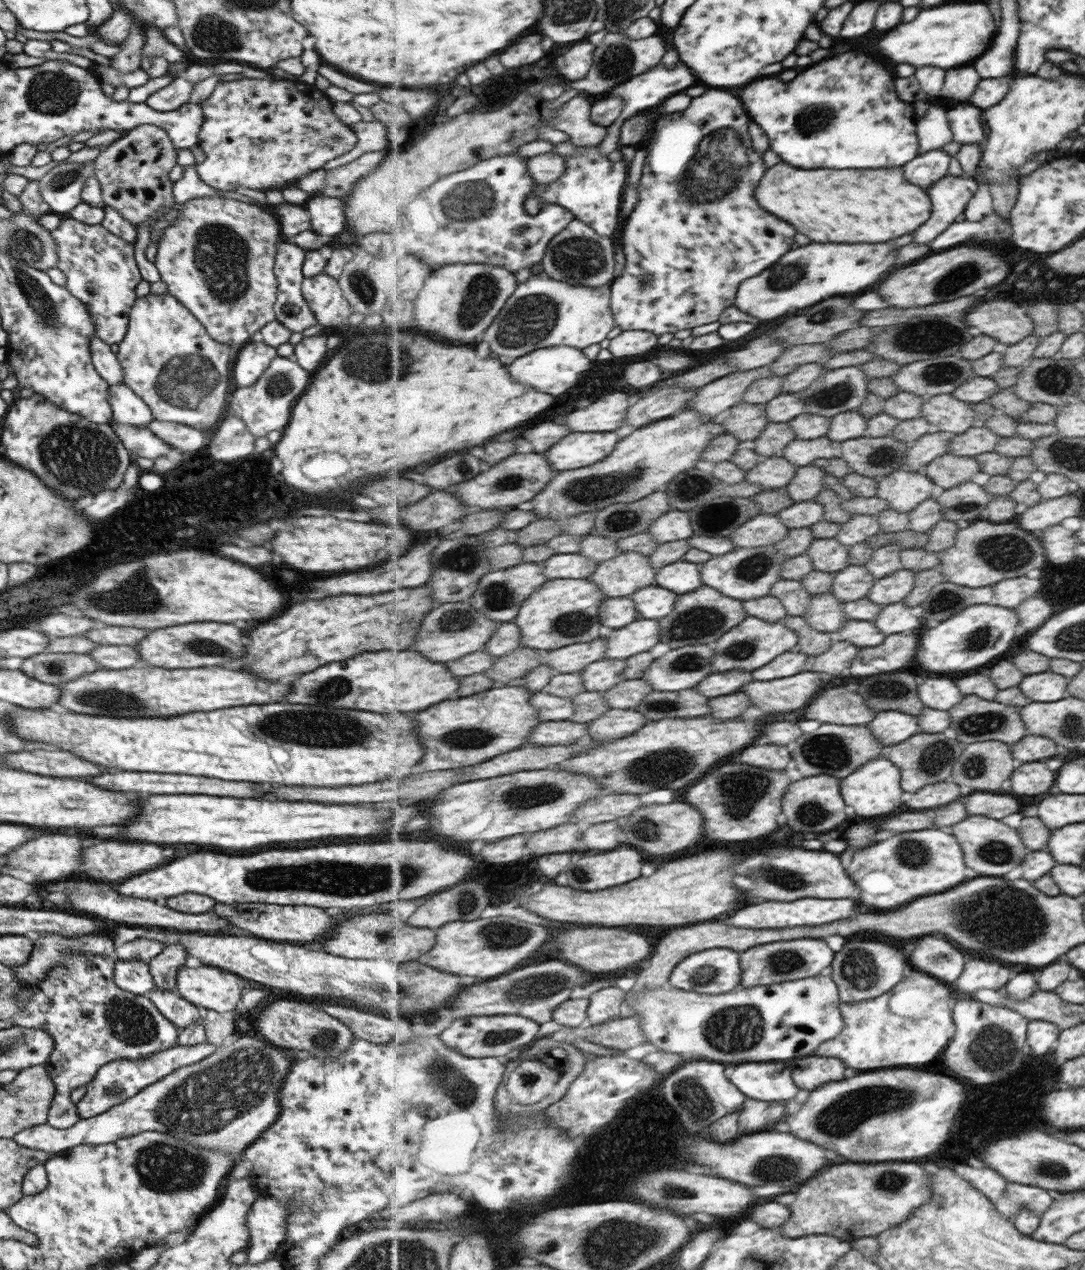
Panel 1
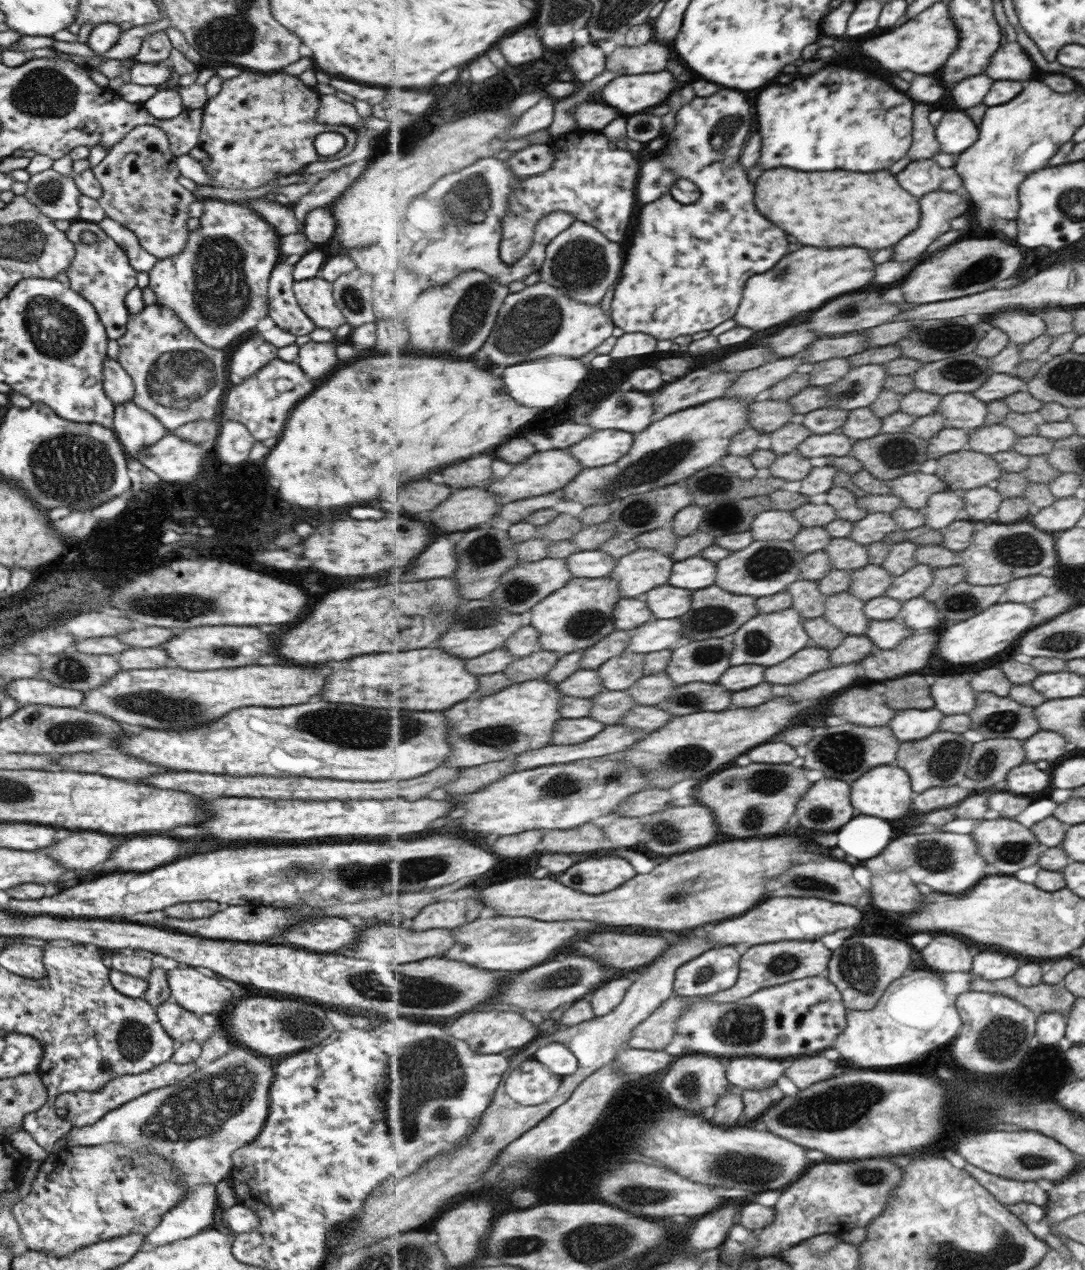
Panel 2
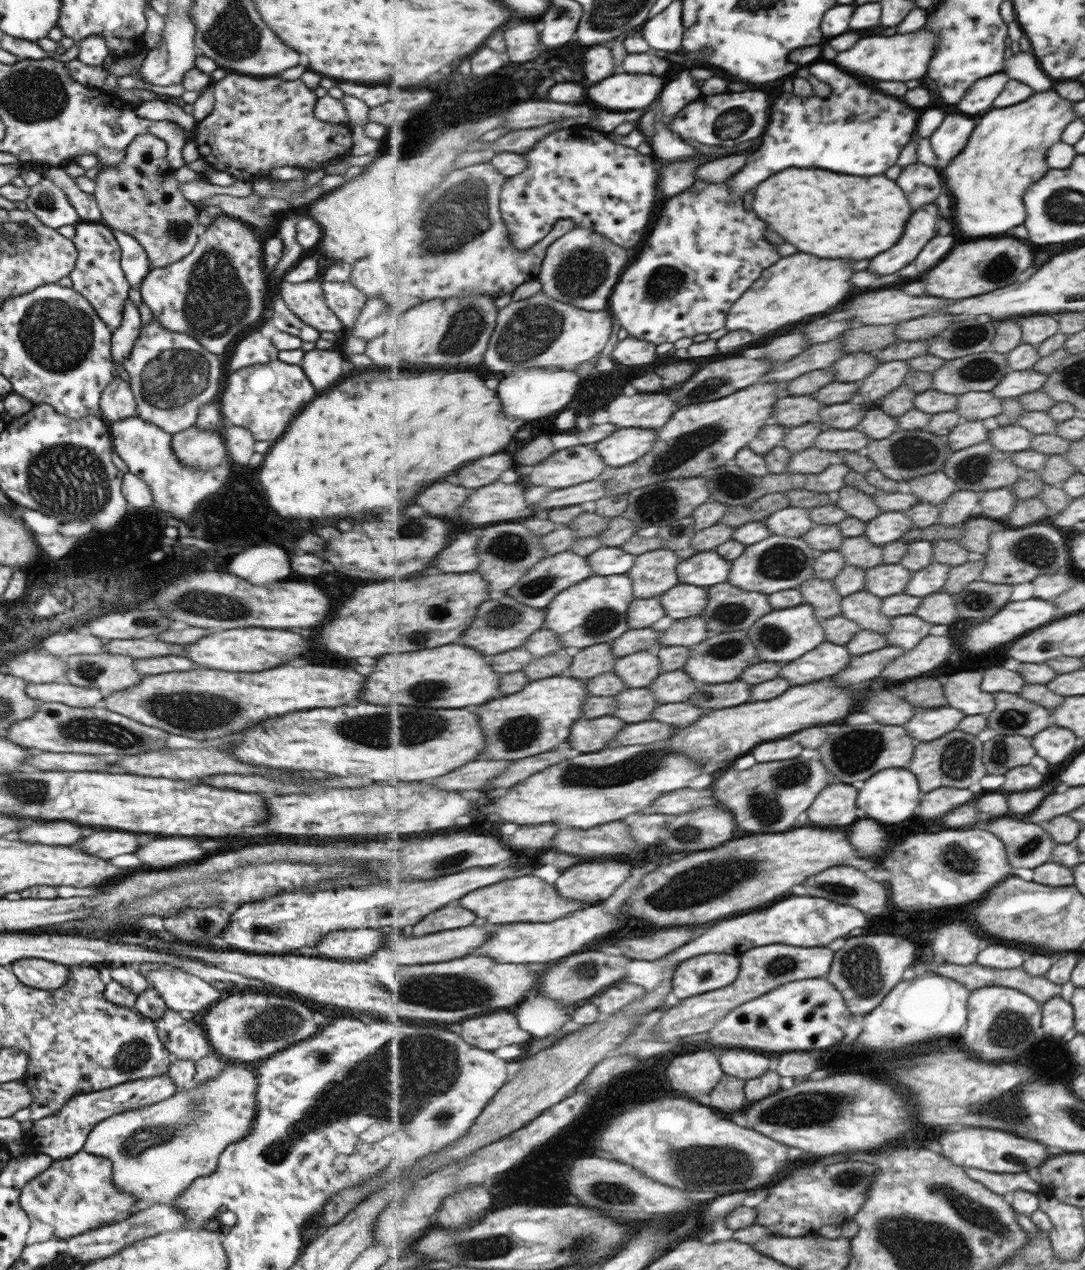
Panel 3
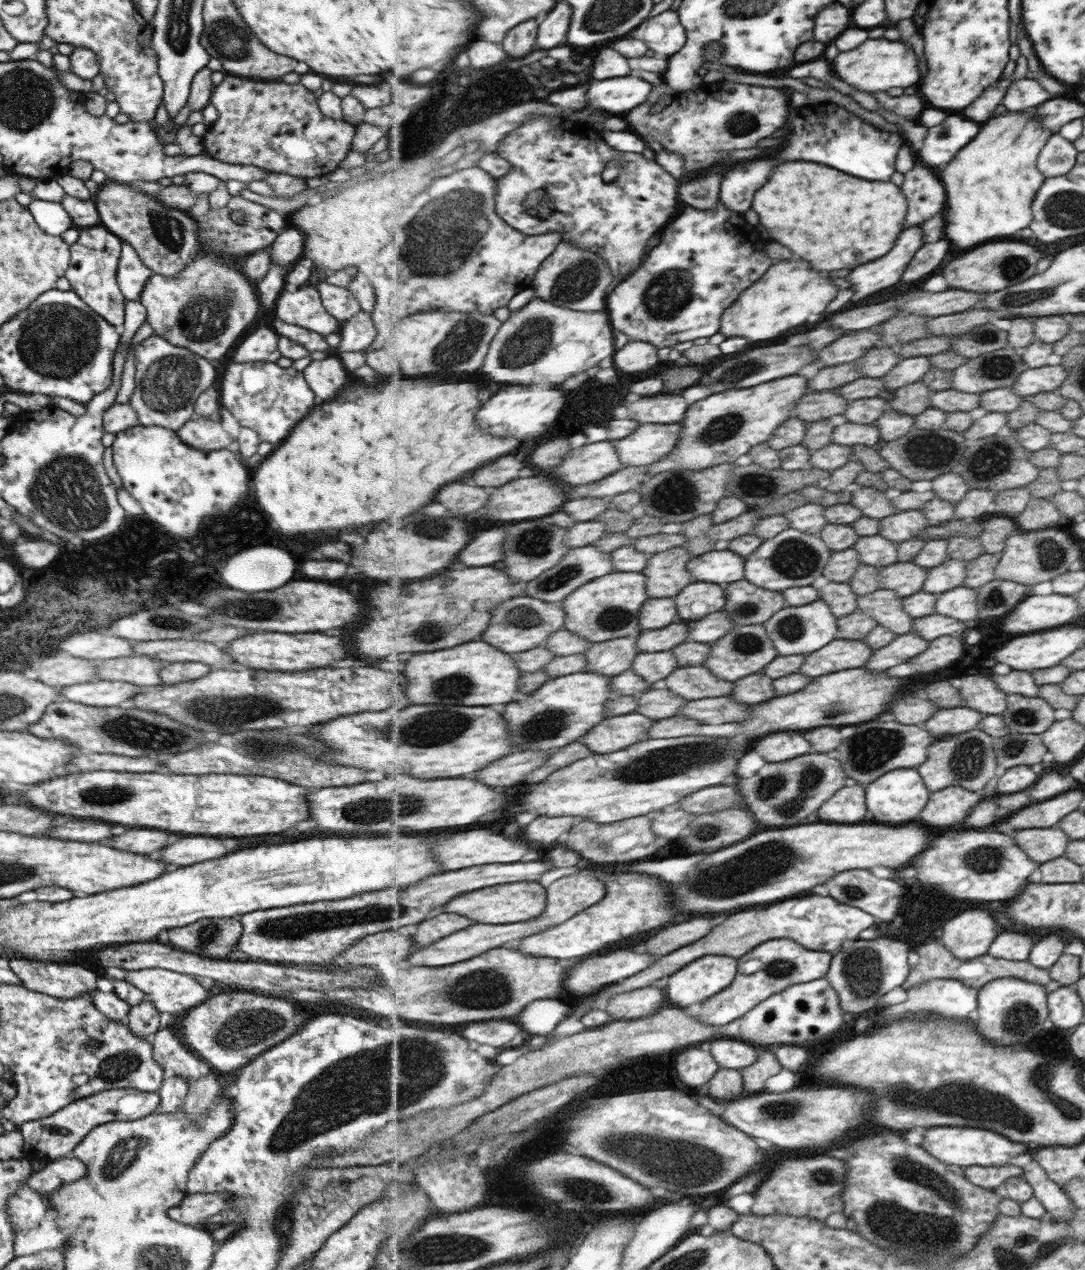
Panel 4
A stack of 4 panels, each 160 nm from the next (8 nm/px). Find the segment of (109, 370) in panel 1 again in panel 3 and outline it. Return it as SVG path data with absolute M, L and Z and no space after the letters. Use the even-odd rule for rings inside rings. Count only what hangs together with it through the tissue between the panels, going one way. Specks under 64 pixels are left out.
M112 377L100 392L101 419L109 423L136 414L136 404L130 385L120 377Z

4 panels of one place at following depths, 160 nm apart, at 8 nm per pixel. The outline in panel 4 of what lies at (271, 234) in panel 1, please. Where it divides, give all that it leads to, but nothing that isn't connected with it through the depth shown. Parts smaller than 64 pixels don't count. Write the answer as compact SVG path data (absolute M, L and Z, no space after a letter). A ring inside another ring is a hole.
M201 248L180 273L175 273L175 276L164 277L160 274L152 274L147 278L140 290L138 301L145 307L146 322L150 324L153 335L159 335L172 345L182 346L208 361L217 360L231 350L231 346L247 330L247 326L251 324L251 320L255 318L260 308L253 284L240 270L240 261L235 262L215 251Z

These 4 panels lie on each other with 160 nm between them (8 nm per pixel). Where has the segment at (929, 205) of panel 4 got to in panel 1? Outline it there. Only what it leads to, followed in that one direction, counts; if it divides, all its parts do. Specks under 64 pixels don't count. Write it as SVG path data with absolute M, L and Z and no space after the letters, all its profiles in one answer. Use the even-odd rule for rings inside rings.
M943 149L923 153L915 158L915 162L909 162L905 166L907 178L911 178L911 182L919 182L919 186L923 188L929 188L949 174L951 156L951 151Z

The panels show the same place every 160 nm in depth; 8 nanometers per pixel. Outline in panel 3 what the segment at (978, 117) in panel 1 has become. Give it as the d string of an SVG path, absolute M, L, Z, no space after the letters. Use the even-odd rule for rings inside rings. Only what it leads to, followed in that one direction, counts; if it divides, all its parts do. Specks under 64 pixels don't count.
M963 114L947 116L941 128L929 137L936 158L951 163L966 148L976 128L973 116Z

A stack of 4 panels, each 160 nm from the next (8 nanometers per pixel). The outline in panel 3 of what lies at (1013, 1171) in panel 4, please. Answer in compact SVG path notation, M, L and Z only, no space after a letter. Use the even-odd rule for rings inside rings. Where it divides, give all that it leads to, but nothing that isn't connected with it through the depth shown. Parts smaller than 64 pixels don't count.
M966 1168L972 1179L982 1182L989 1190L1004 1197L1013 1192L1026 1190L1037 1194L1042 1189L1042 1182L1035 1182L1027 1172L987 1172L980 1168Z

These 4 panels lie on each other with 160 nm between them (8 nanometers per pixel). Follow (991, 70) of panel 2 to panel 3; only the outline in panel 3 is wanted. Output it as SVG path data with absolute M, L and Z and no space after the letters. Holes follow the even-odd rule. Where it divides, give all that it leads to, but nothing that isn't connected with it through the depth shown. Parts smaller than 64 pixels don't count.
M1021 52L1013 58L1007 60L1005 64L1005 72L1013 78L1013 80L1021 80L1034 88L1036 92L1049 92L1054 90L1055 82L1041 70L1037 58L1033 54Z

